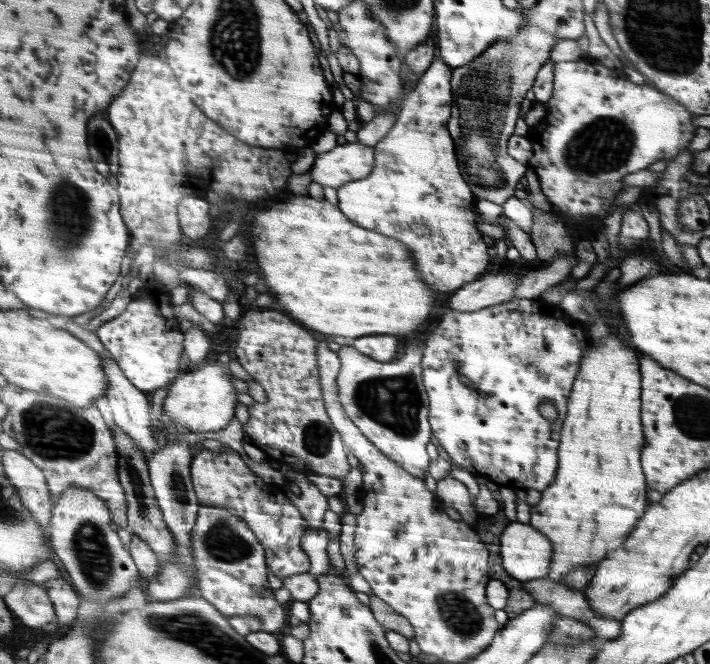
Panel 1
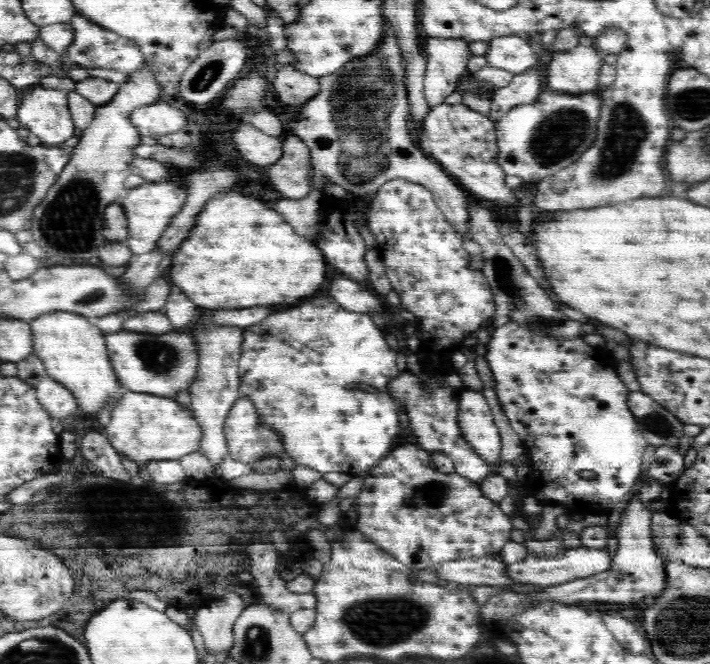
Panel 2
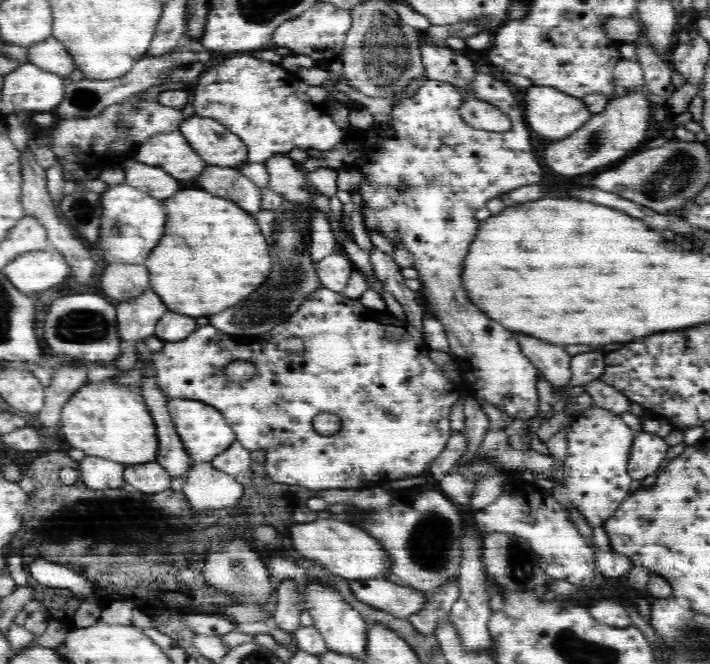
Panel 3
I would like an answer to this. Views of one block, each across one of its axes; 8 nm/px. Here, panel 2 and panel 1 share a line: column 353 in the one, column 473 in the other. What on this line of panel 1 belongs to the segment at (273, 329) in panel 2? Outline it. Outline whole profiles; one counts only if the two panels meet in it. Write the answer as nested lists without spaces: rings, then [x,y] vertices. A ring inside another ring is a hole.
[[[513,298],[479,312],[449,310],[423,348],[423,376],[431,398],[431,426],[441,448],[459,470],[467,470],[475,478],[487,478],[507,490],[545,490],[557,466],[561,426],[567,414],[565,400],[571,396],[569,388],[573,388],[579,360],[591,346],[593,342],[585,326],[571,320],[551,302]],[[543,402],[555,408],[555,420],[539,414],[537,406]]]

